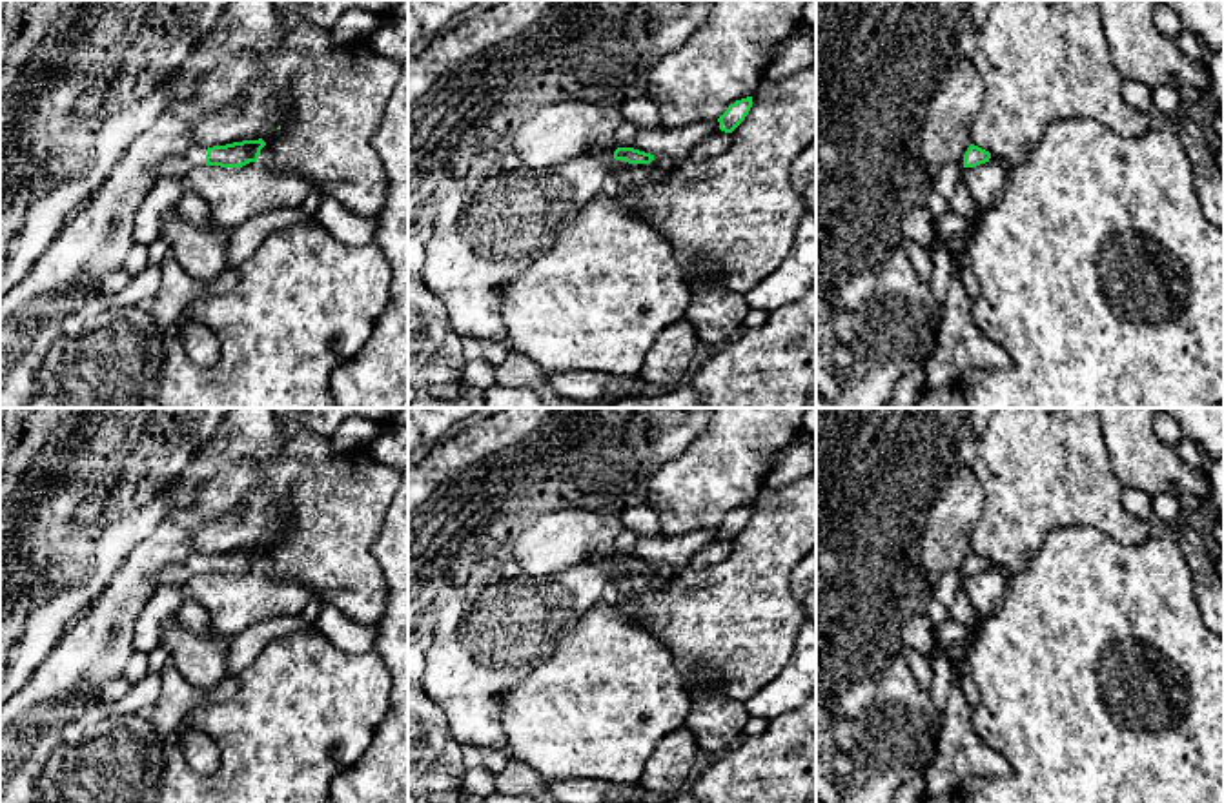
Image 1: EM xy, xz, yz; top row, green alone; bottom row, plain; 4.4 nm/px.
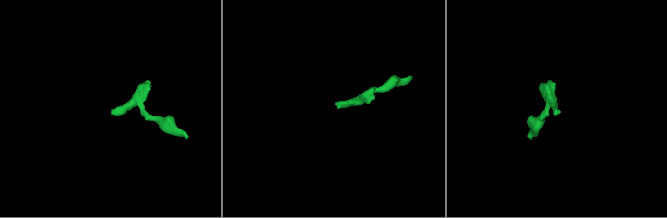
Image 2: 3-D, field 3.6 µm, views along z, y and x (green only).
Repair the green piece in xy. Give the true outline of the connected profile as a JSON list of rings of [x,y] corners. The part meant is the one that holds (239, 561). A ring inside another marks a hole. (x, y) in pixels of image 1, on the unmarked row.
[[[262,546],[242,548],[226,554],[191,554],[186,561],[169,564],[155,577],[155,590],[160,586],[180,586],[199,574],[242,575],[257,570],[260,557],[266,554]]]

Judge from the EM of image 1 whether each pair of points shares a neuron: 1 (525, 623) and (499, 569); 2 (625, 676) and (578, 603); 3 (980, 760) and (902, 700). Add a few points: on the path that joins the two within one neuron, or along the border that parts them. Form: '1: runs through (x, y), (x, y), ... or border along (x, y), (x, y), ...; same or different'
1: runs through (512, 610), (498, 596), (498, 581); same
2: border along (605, 596), (589, 607), (558, 647); different
3: border along (942, 714), (937, 752), (920, 767); different

